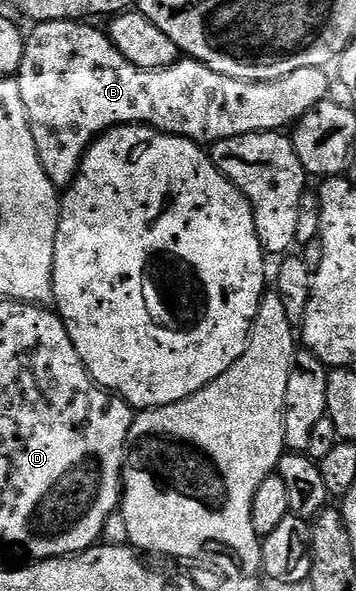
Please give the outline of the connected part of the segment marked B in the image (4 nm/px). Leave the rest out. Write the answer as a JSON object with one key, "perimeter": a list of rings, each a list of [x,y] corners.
{"perimeter":[[[83,19],[77,21],[41,21],[34,26],[35,30],[31,34],[28,32],[25,37],[26,45],[17,72],[17,80],[21,87],[21,99],[25,99],[25,111],[29,115],[29,127],[33,131],[33,143],[37,143],[37,155],[45,167],[45,175],[49,175],[49,179],[56,187],[66,187],[74,181],[75,175],[79,171],[79,162],[87,153],[92,141],[102,133],[107,132],[108,129],[114,129],[116,125],[149,125],[161,133],[172,133],[174,137],[188,137],[196,143],[214,143],[221,139],[229,139],[246,133],[269,133],[286,130],[287,124],[288,128],[328,98],[331,79],[330,76],[327,77],[327,71],[324,68],[301,68],[276,81],[233,79],[229,75],[221,75],[217,71],[213,71],[208,65],[202,65],[200,61],[190,59],[180,59],[164,69],[138,69],[136,65],[129,63],[129,59],[125,59],[125,55],[121,55],[121,51],[117,51],[117,47],[111,42],[110,36],[104,30],[102,33],[95,25],[98,24],[88,23]]]}

